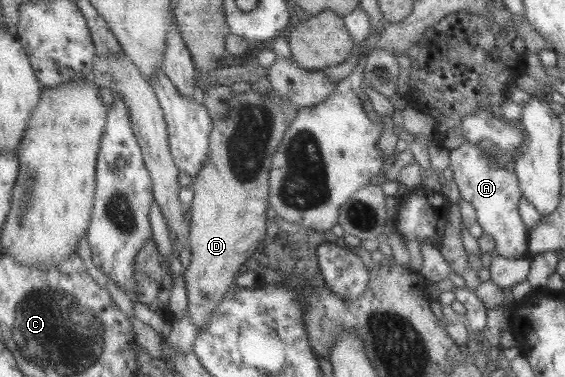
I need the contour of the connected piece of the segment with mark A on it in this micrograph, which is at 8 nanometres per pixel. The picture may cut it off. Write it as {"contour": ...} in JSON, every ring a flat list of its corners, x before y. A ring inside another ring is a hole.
{"contour":[[461,143,449,151,449,166,446,172,454,180,459,197,472,205,477,223,484,234,492,237,494,253,507,258,524,258,527,251,529,225,522,223,518,214,521,191,514,172,502,168,498,161,486,157,479,143]]}

